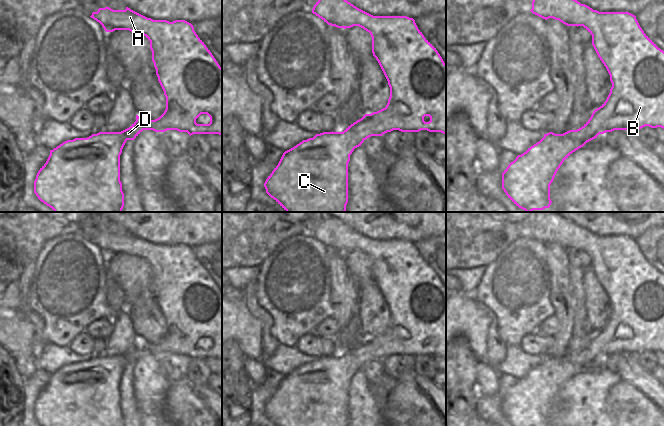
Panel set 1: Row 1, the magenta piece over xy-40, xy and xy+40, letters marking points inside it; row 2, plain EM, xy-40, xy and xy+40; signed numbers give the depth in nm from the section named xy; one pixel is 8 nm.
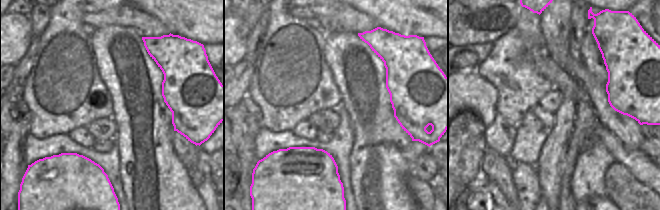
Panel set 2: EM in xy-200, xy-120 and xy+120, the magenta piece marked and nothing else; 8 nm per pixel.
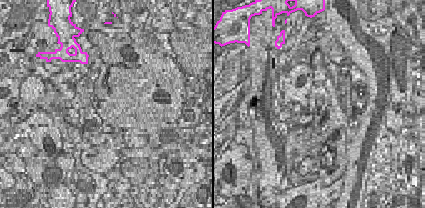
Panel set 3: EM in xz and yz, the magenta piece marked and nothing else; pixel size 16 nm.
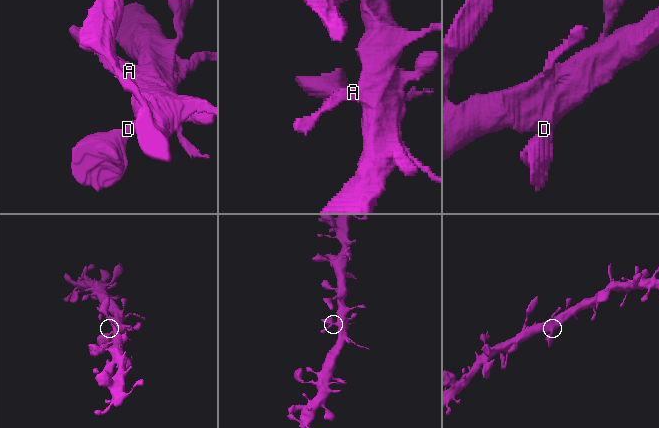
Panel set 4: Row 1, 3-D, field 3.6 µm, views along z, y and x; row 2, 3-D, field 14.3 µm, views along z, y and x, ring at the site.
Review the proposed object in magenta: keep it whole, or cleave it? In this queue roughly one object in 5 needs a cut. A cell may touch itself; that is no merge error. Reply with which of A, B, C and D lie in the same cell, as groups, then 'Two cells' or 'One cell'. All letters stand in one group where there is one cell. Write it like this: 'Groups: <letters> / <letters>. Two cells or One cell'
Groups: A B C D. One cell.

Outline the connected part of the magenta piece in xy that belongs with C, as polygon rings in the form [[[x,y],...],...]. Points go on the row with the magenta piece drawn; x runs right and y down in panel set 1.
[[[318,0],[312,13],[328,25],[337,28],[359,26],[372,37],[372,53],[378,61],[390,87],[390,97],[385,108],[365,114],[343,132],[323,132],[303,140],[285,151],[272,173],[264,183],[266,193],[286,212],[345,212],[348,203],[348,163],[355,148],[371,136],[387,132],[441,132],[446,135],[446,64],[436,48],[418,29],[415,20],[407,16],[373,16],[347,0]]]

